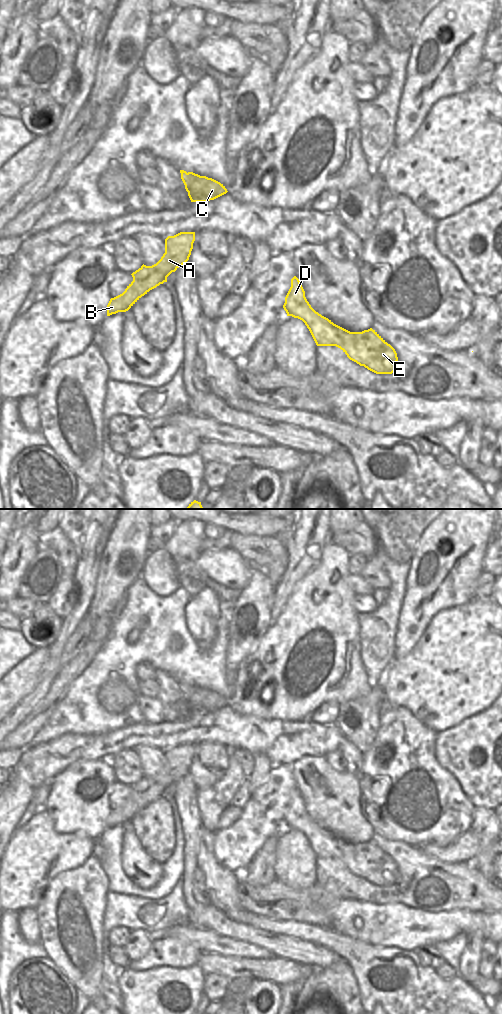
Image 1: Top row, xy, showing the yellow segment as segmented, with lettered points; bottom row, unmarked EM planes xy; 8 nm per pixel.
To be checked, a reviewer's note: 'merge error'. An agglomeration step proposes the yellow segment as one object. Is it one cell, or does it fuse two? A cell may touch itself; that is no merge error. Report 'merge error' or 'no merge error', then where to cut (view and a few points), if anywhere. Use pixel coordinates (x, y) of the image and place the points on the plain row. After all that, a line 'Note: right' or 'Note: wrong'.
merge error | xy (187, 685), (194, 685)
Note: right

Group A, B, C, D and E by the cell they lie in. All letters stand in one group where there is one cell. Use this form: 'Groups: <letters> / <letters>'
Groups: A B C / D E

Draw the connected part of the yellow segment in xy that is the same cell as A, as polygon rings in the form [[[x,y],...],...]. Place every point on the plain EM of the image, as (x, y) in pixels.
[[[180,744],[165,751],[165,765],[152,778],[142,777],[131,787],[133,793],[125,803],[111,810],[107,817],[107,828],[128,823],[142,808],[160,796],[167,794],[167,789],[185,776],[191,767],[195,744]]]

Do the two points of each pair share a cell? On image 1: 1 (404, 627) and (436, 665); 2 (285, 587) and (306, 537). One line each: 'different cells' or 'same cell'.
1: different cells
2: same cell

